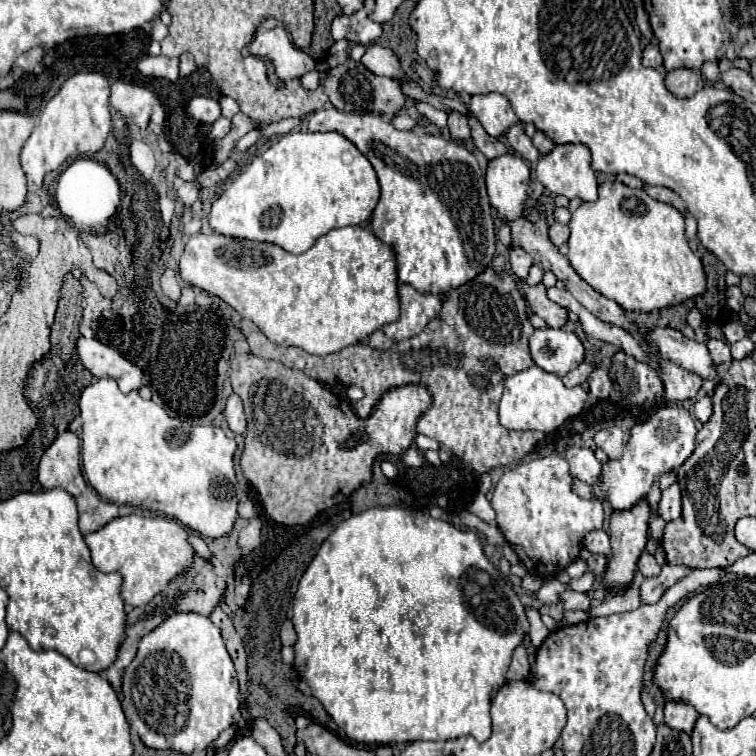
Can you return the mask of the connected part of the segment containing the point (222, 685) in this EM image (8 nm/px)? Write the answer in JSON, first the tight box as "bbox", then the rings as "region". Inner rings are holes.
{"bbox":[123,613,239,755],"region":[[[177,613],[163,621],[157,629],[145,635],[139,643],[137,657],[123,675],[123,707],[131,727],[139,733],[141,741],[151,749],[173,749],[185,755],[207,749],[221,731],[229,729],[233,715],[239,711],[239,681],[233,661],[225,649],[221,629],[199,613]],[[177,655],[187,679],[177,679]]]}

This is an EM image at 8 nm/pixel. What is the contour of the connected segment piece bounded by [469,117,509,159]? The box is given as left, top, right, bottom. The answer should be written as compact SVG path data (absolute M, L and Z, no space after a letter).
M471 117L469 121L471 121L471 127L473 127L475 147L477 147L487 159L497 159L497 155L505 155L505 151L509 151L509 147L507 147L503 141L499 141L499 139L495 139L495 137L487 135L485 129L483 129L473 117Z

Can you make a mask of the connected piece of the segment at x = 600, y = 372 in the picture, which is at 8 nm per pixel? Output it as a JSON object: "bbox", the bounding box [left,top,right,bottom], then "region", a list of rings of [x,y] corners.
{"bbox":[589,367,613,399],"region":[[[595,367],[593,373],[589,375],[589,391],[591,395],[595,395],[597,399],[607,399],[611,389],[613,389],[613,383],[611,383],[611,377],[607,373],[605,367]]]}

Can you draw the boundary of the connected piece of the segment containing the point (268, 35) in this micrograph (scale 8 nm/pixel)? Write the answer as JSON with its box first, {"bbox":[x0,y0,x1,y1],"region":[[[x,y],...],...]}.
{"bbox":[249,27,315,81],"region":[[[283,27],[259,31],[255,41],[249,45],[249,51],[257,57],[269,59],[275,65],[275,73],[281,81],[303,77],[307,71],[315,69],[315,61],[289,41],[289,35]]]}

